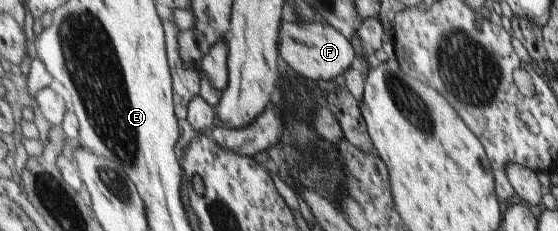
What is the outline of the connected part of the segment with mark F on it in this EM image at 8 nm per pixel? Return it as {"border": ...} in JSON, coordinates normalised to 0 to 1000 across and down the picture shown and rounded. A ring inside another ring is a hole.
{"border":[[[577,82],[552,95],[509,95],[505,104],[505,199],[502,234],[505,251],[534,312],[538,329],[570,355],[588,346],[599,355],[606,329],[613,329],[634,277],[638,225],[631,208],[625,169],[604,121],[581,95]]]}

